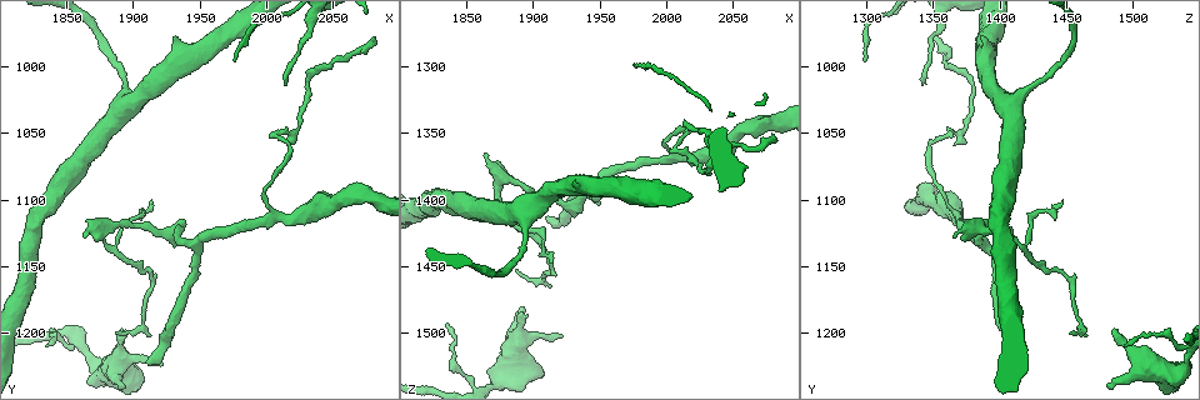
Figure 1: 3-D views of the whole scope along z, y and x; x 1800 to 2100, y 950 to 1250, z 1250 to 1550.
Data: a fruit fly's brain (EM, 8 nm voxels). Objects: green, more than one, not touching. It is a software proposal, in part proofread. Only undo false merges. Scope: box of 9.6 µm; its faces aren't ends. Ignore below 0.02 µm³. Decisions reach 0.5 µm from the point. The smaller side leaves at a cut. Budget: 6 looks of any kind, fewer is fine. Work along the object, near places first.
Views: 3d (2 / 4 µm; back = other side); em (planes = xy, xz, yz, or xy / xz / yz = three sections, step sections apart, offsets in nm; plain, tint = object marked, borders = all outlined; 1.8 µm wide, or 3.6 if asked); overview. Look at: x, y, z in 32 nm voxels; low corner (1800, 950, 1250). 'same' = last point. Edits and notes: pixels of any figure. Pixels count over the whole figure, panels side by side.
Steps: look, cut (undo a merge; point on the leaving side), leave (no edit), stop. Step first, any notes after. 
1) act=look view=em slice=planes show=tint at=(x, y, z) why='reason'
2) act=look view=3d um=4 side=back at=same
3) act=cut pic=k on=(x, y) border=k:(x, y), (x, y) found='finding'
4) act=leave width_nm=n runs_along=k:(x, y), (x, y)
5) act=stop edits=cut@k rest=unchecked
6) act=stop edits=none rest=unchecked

act=look view=em slice=planes show=borders at=(2006, 1112, 1368) why='three arms meet'

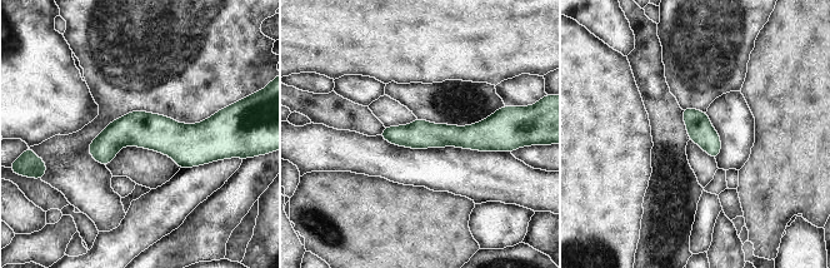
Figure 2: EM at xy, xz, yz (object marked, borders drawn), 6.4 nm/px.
act=leave runs_along=2:(215, 125), (118, 134), (91, 149) found='continuous, no second cell'

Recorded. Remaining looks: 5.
act=look view=em slice=planes show=tint at=(1948, 1132, 1384) why='thin neck'

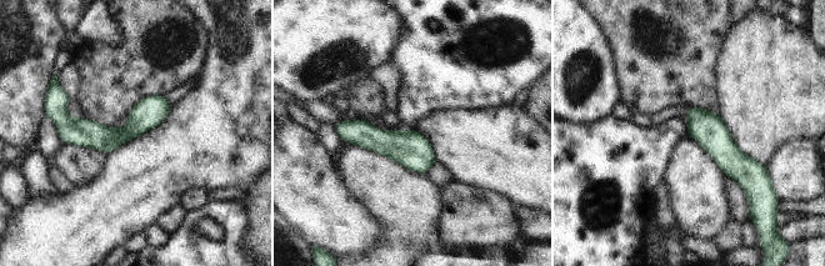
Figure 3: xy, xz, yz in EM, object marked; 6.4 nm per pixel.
act=leave found='all the same cell'

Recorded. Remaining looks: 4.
act=look view=em slice=xy step=16 show=tint at=(1876, 1122, 1384) why='sudden change in width'

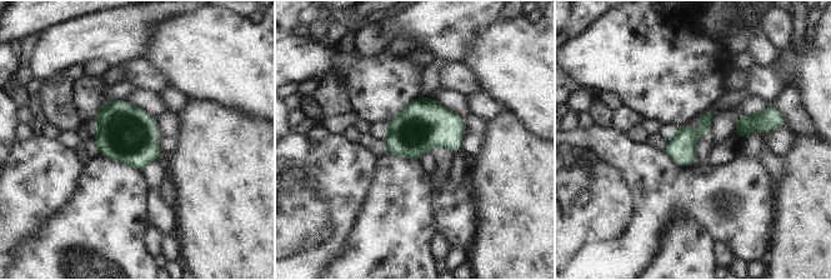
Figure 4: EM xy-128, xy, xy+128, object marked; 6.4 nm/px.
act=look view=em slice=planes show=borders at=same

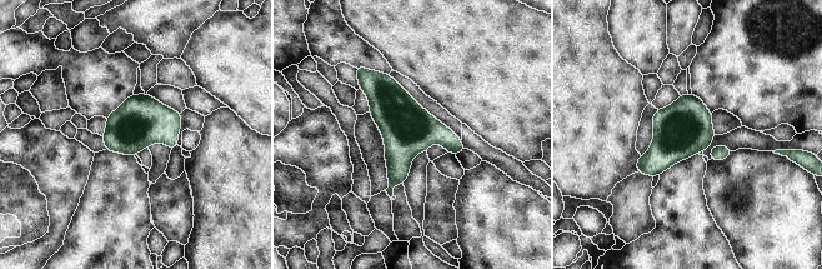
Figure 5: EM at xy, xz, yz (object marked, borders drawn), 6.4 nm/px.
act=leave width_nm=320 found='one cell here'

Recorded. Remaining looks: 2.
act=stop edits=none rest=unchecked

